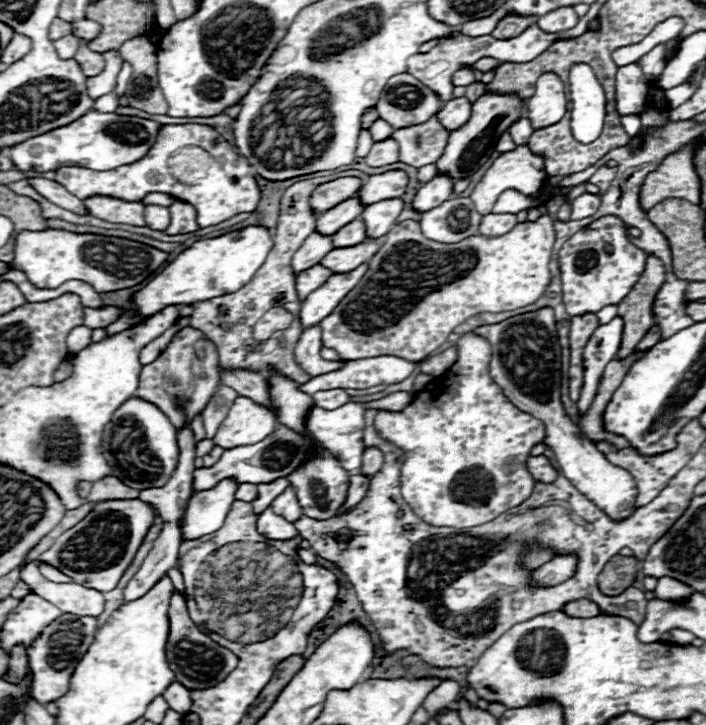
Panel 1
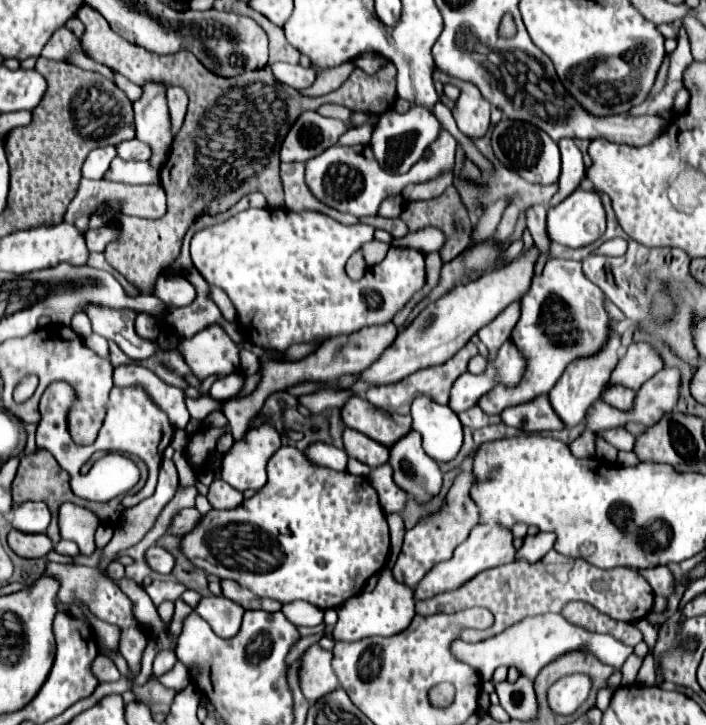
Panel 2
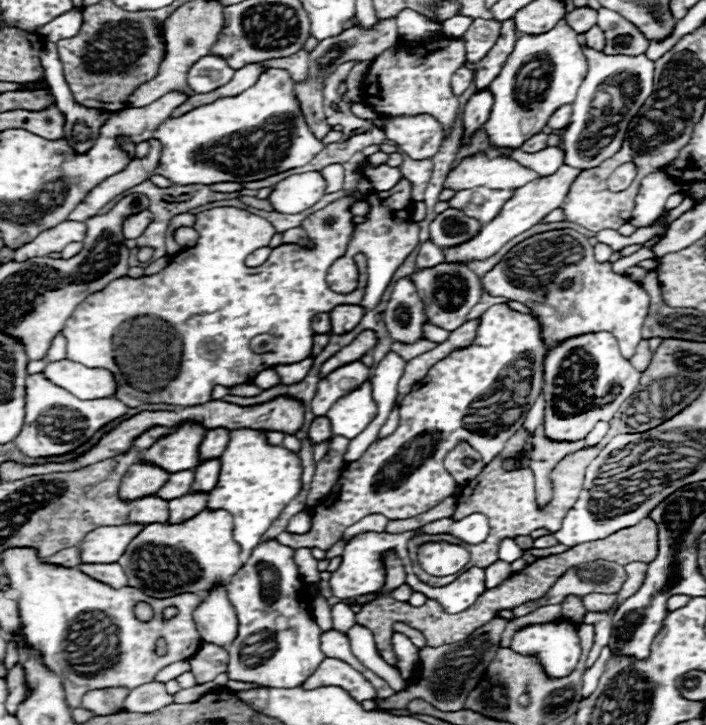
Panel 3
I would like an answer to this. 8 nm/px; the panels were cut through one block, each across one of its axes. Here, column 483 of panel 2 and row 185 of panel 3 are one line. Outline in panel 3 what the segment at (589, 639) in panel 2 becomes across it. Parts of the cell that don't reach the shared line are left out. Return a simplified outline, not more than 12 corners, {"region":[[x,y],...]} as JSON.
{"region":[[664,172],[646,176],[630,224],[656,222],[680,184]]}

